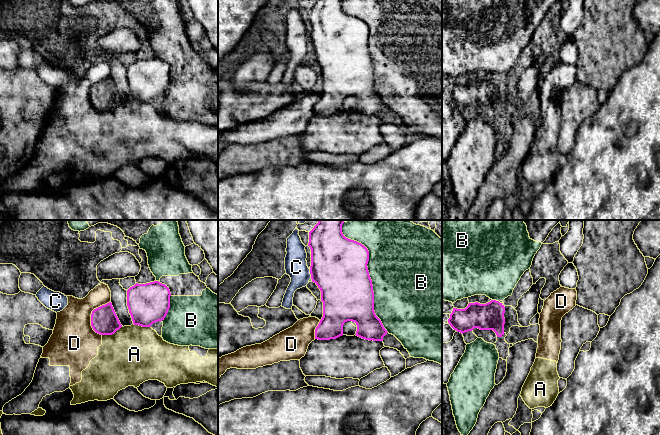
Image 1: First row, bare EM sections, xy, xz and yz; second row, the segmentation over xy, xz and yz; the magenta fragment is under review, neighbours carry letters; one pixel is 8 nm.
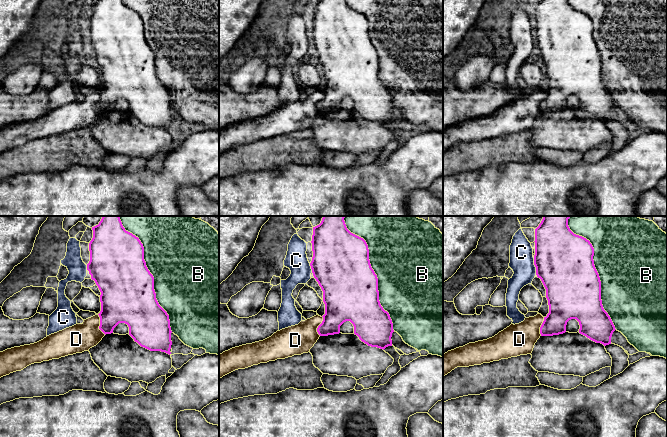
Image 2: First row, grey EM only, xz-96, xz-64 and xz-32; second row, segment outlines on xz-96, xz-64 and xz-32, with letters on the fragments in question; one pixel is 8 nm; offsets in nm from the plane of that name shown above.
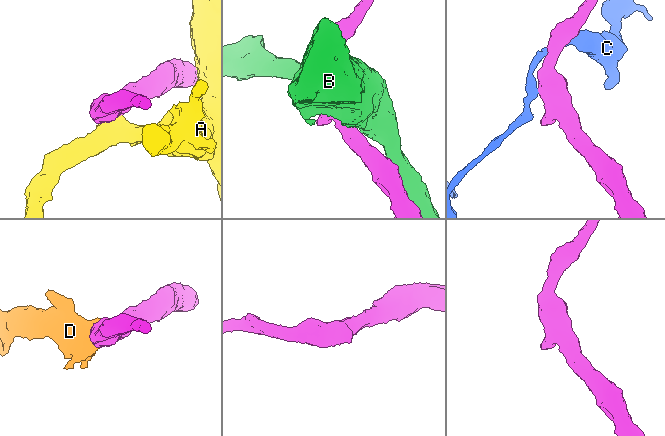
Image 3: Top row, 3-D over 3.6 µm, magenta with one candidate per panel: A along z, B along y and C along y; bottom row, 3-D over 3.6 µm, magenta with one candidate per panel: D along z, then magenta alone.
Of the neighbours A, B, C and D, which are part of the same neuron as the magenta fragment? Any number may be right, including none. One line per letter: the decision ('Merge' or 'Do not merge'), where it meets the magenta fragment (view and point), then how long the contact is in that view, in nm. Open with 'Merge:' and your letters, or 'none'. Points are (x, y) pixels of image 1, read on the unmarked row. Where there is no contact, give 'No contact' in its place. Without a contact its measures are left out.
Merge: none
A: Do not merge. Touches magenta at xy (111, 110). Shared border 180 nm
B: Do not merge. Touches magenta at xz (368, 50). Shared border 950 nm
C: Do not merge. Touches magenta at xz (310, 49). Shared border 80 nm
D: Do not merge. Touches magenta at xy (91, 91). Shared border 300 nm

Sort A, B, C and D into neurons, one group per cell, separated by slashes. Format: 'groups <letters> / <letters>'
groups A D / B / C

